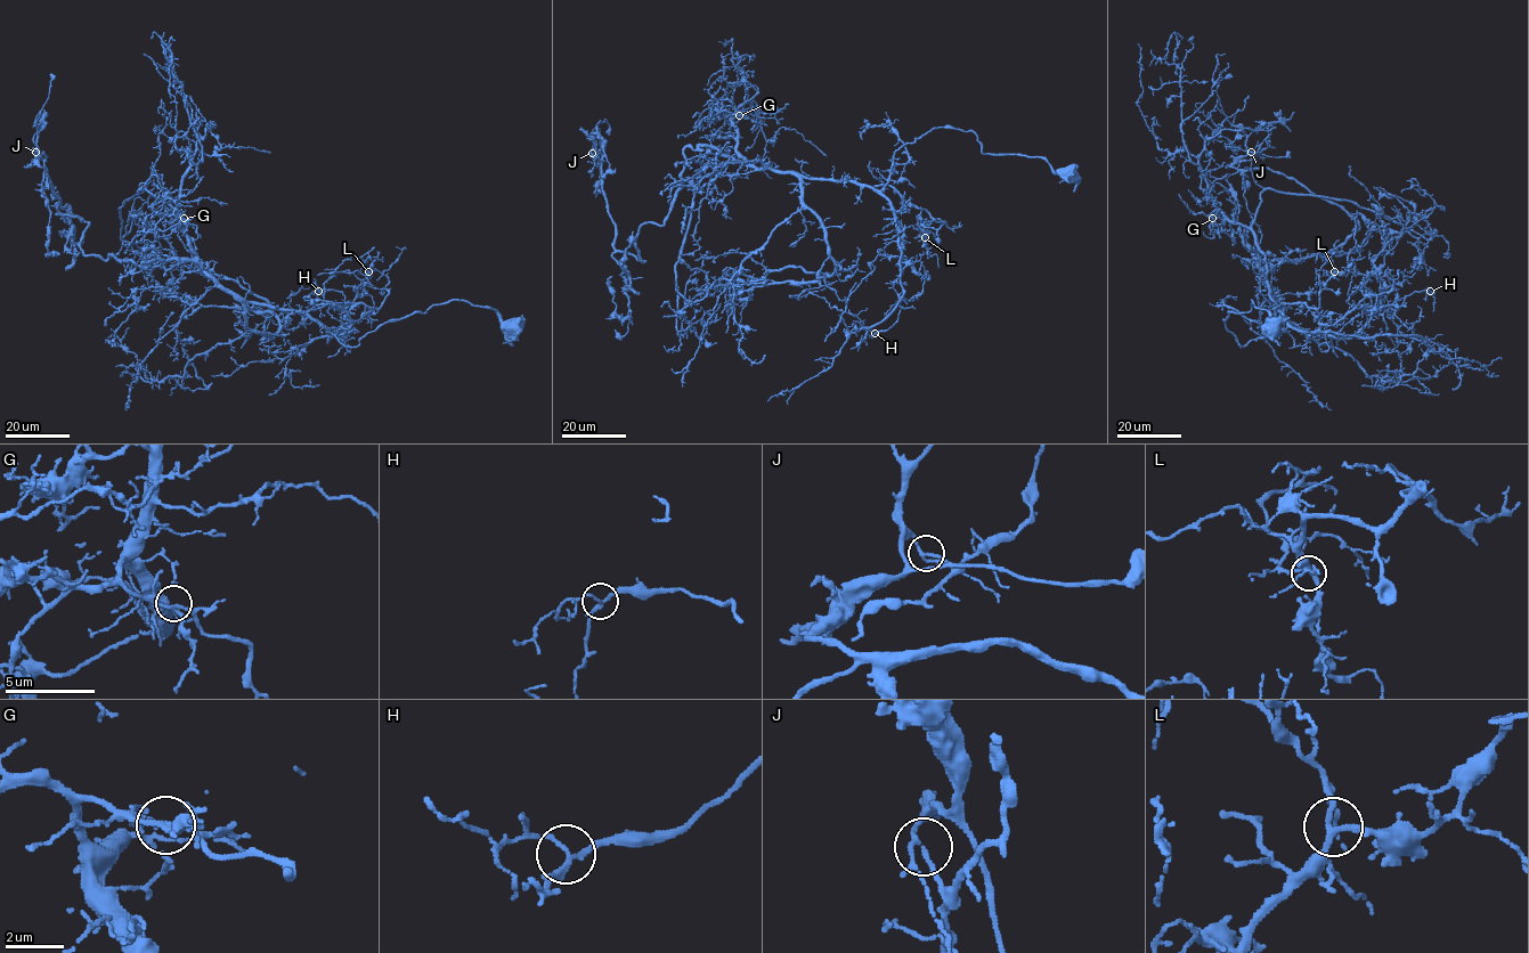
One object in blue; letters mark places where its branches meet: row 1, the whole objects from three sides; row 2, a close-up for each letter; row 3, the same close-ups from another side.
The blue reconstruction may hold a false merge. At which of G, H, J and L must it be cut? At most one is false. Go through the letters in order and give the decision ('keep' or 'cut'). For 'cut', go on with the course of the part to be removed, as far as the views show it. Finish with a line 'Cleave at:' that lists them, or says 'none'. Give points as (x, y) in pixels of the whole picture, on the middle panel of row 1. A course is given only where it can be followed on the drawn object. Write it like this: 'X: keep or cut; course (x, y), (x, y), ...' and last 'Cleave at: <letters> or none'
G: keep
H: keep
J: cut; course (592, 153), (594, 167), (588, 172), (593, 174), (592, 171)
L: keep
Cleave at: J

